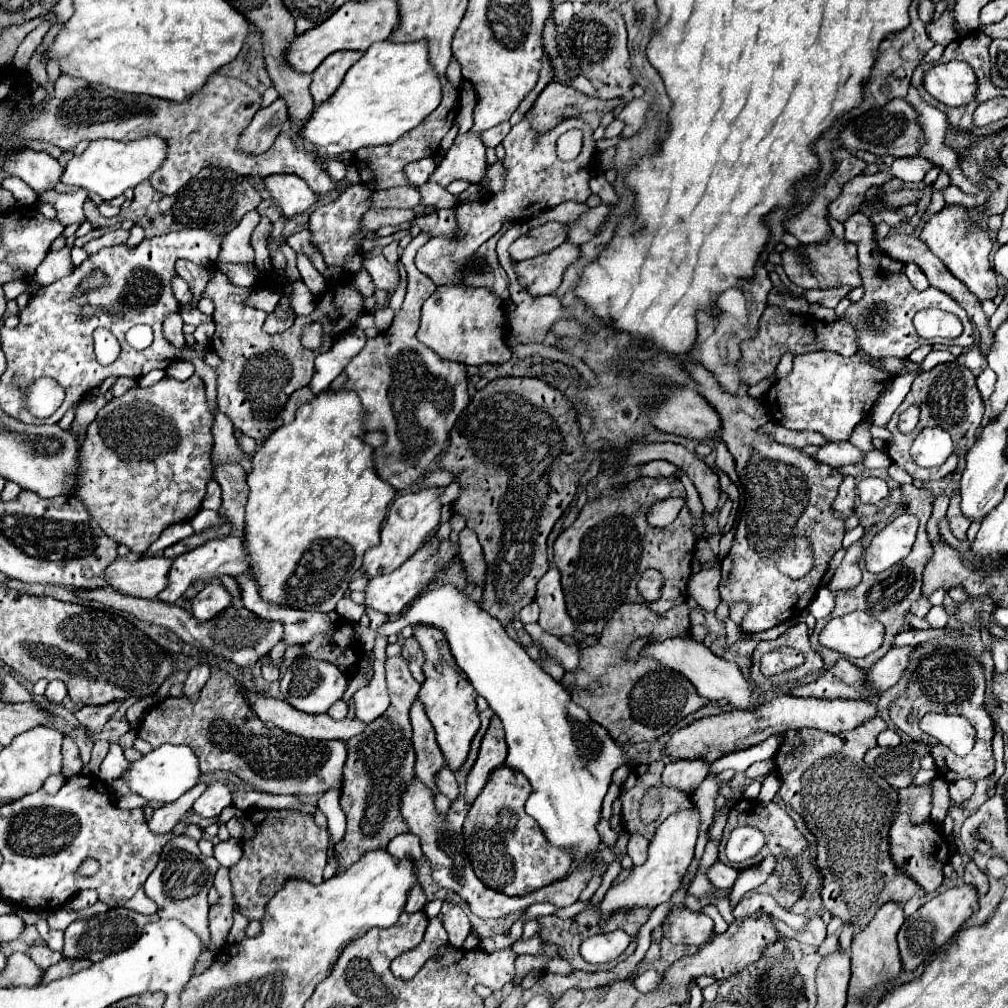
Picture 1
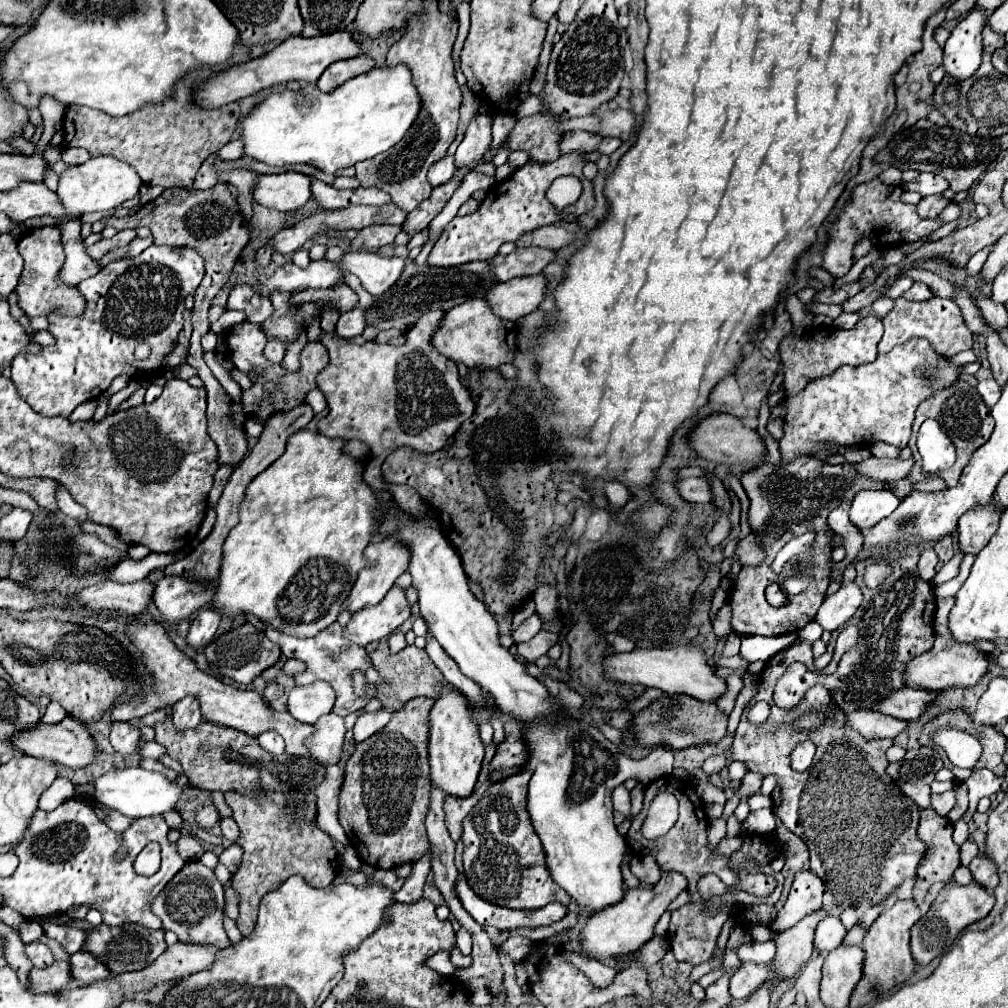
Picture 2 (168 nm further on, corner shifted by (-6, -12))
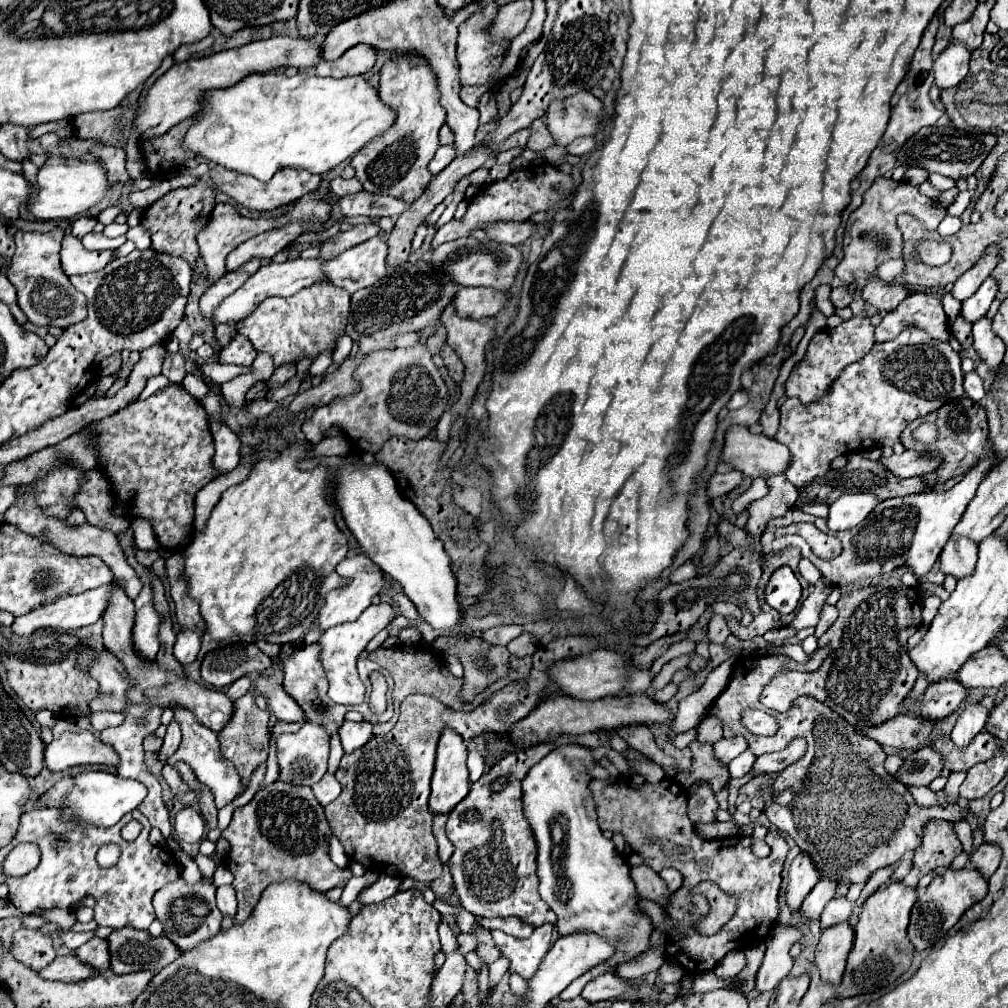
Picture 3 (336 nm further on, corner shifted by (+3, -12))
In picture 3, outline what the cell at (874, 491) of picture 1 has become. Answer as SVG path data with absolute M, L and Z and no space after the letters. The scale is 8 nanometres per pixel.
M870 492L860 494L842 494L834 504L830 504L828 528L832 532L848 530L858 526L878 504L878 498Z

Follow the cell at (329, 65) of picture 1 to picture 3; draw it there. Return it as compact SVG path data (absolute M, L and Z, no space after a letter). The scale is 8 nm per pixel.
M356 44L348 52L344 52L338 60L320 62L316 66L318 76L332 76L332 78L346 78L366 74L376 62L376 48L370 44Z

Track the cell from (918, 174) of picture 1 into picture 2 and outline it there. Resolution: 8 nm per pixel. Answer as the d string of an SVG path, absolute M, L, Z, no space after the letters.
M921 172L915 180L903 182L901 188L909 190L909 192L919 192L921 196L927 196L927 194L933 194L929 190L943 190L945 192L949 188L949 184L943 176L939 176L935 172Z

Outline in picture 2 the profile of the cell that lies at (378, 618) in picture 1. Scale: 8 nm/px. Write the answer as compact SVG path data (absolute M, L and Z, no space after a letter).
M381 708L377 712L367 712L367 714L361 714L355 722L355 728L353 728L353 734L355 734L355 740L357 742L363 742L367 740L369 736L373 736L375 732L379 732L389 720L391 720L393 712L387 710L387 708Z

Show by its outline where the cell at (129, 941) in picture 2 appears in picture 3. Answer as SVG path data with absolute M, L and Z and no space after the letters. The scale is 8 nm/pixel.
M120 928L108 936L110 942L110 970L114 974L130 974L140 970L158 972L170 962L174 962L180 952L174 942L162 934L158 938L150 936L146 930Z

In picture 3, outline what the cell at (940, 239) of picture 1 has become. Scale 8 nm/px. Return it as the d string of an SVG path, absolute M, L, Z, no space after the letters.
M980 318L974 324L974 350L988 364L990 370L998 370L1004 358L1006 344L992 332L990 318Z

